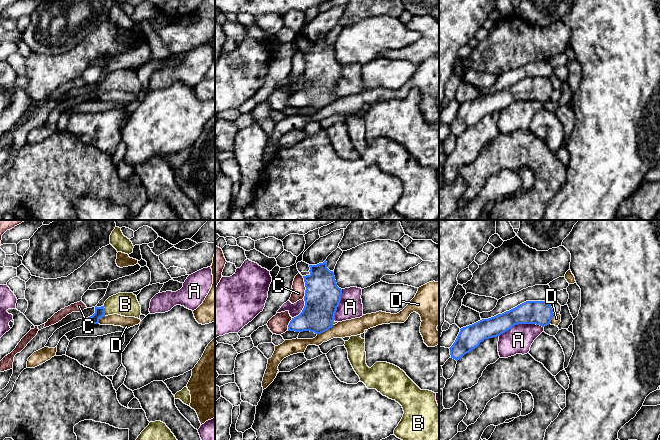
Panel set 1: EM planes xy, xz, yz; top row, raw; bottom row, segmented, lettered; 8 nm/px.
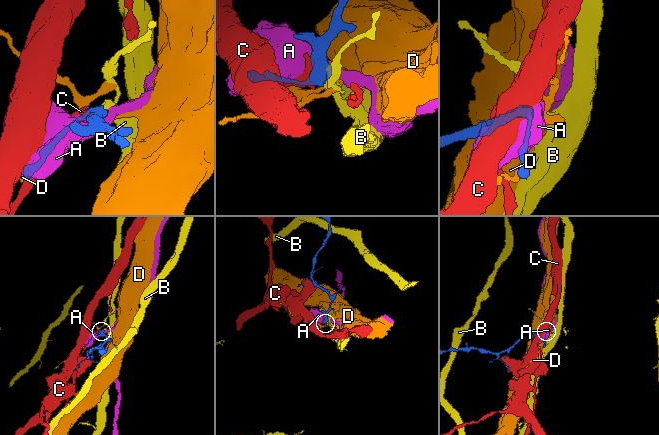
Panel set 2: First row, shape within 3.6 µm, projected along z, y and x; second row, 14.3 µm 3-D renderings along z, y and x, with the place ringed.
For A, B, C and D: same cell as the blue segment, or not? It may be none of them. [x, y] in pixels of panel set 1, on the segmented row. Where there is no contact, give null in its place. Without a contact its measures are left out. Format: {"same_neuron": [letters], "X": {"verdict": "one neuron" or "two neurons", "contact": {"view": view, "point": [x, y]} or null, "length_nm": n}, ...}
{"same_neuron": ["B"], "A": {"verdict": "two neurons", "contact": {"view": "yz", "point": [521, 323]}, "length_nm": 360}, "B": {"verdict": "one neuron", "contact": {"view": "xy", "point": [104, 311]}, "length_nm": 80}, "C": {"verdict": "two neurons", "contact": {"view": "xz", "point": [305, 286]}, "length_nm": 180}, "D": {"verdict": "two neurons", "contact": {"view": "xz", "point": [325, 330]}, "length_nm": 150}}

